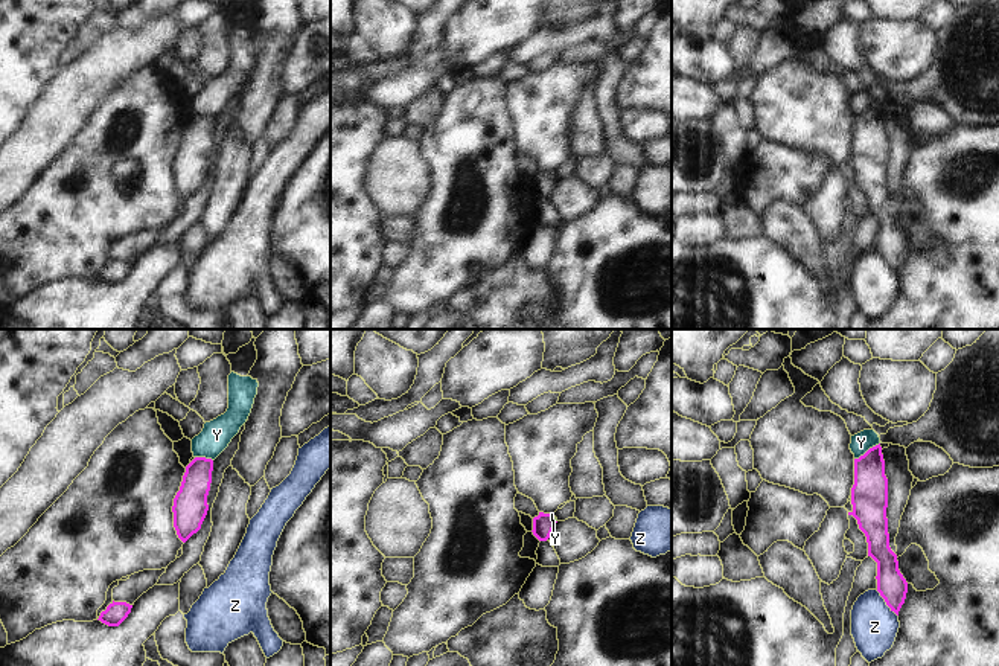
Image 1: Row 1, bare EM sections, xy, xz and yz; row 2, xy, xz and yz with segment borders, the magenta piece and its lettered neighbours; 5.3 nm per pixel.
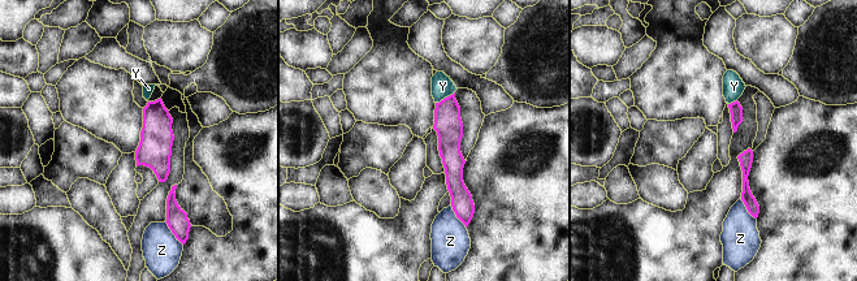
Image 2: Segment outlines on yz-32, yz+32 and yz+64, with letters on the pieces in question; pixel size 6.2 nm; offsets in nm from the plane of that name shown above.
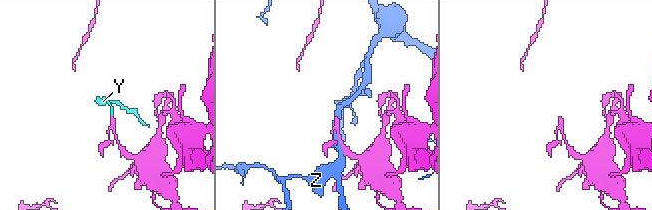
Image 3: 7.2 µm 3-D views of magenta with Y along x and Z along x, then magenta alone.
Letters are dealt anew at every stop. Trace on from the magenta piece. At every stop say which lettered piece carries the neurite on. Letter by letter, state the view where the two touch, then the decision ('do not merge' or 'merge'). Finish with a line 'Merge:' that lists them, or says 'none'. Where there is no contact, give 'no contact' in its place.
Y: contact in yz; do not merge
Z: contact in yz; do not merge
Merge: none

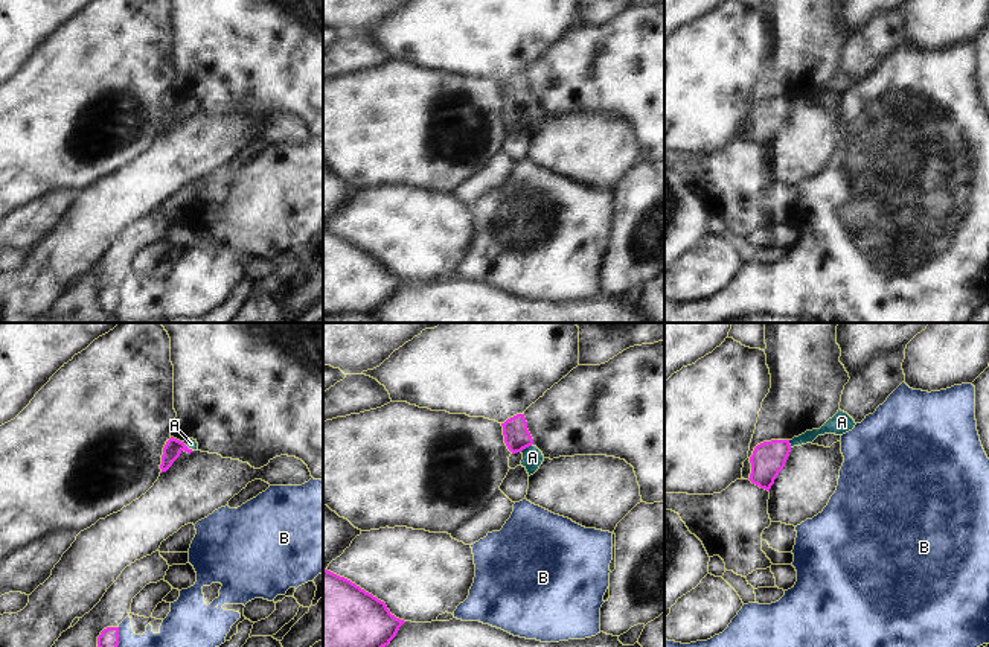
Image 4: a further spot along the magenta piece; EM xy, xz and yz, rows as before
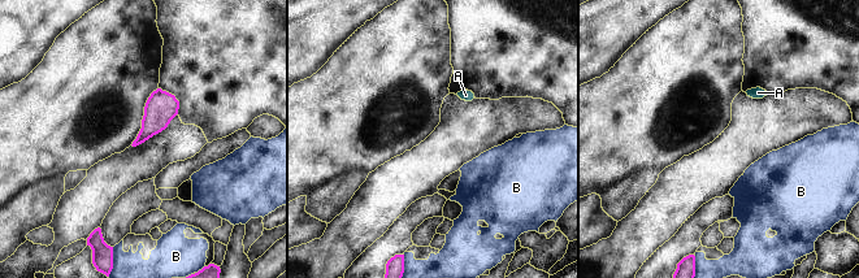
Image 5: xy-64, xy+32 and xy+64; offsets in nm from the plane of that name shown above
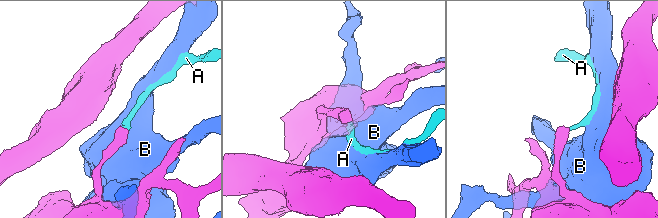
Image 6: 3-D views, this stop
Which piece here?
A: contact in xz; merge
B: contact in xy; do not merge
Merge: A

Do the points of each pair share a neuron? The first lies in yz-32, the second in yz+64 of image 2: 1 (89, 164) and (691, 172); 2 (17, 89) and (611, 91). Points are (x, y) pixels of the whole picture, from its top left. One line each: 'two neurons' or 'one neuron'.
1: two neurons
2: two neurons

